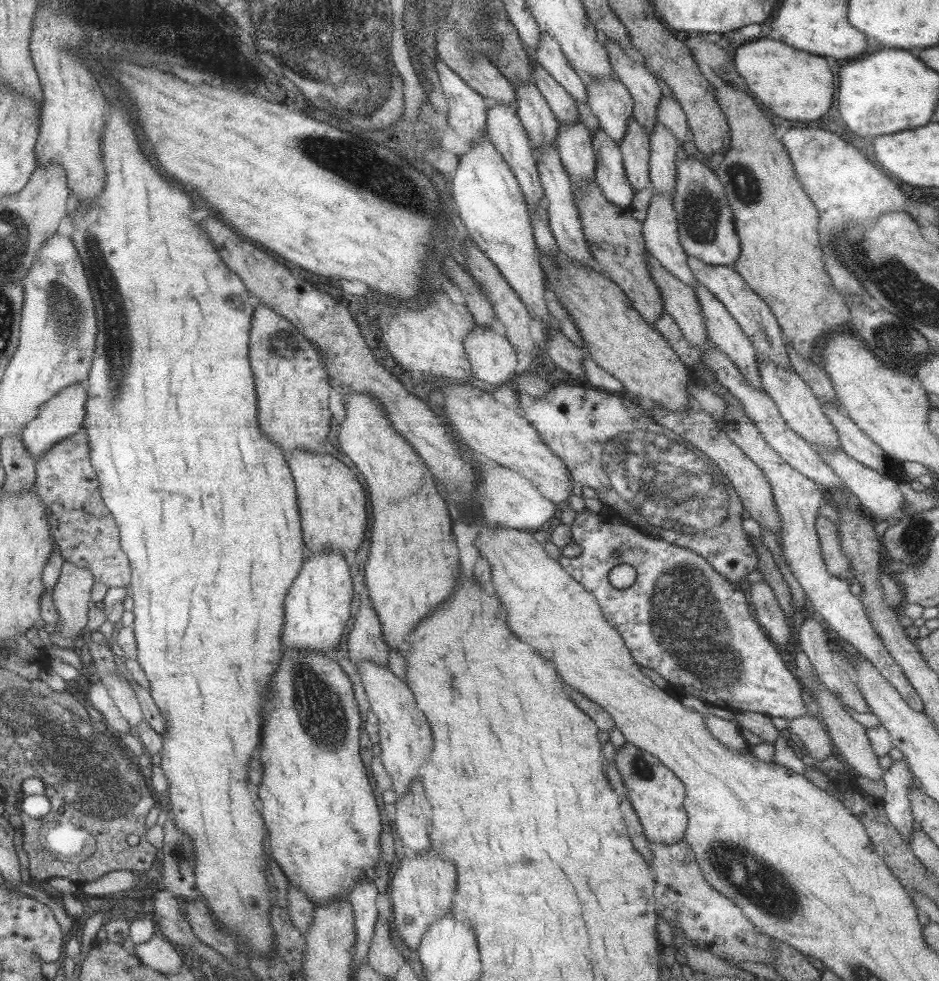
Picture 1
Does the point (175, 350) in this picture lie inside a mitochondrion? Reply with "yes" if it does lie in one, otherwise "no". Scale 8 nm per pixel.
no

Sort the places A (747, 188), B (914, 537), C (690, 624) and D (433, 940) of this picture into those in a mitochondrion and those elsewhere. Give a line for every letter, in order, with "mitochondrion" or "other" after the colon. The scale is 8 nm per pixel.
A: mitochondrion
B: mitochondrion
C: mitochondrion
D: other

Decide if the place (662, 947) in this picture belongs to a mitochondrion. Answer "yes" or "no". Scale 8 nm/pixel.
no

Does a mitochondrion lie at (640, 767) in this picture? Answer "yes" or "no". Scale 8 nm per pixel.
yes

